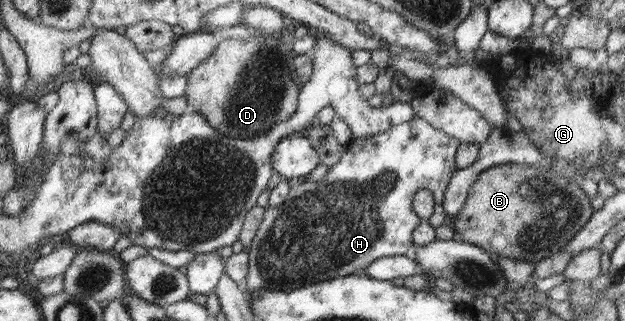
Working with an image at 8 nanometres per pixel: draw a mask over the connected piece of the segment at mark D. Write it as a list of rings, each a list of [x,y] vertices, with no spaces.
[[[258,32],[244,39],[225,39],[188,74],[187,104],[226,135],[254,139],[290,119],[299,106],[298,87],[278,49],[278,34]]]

